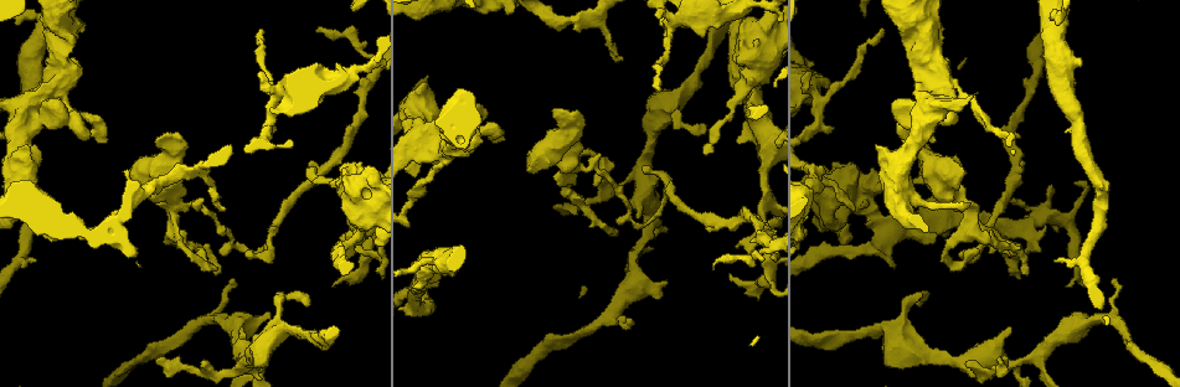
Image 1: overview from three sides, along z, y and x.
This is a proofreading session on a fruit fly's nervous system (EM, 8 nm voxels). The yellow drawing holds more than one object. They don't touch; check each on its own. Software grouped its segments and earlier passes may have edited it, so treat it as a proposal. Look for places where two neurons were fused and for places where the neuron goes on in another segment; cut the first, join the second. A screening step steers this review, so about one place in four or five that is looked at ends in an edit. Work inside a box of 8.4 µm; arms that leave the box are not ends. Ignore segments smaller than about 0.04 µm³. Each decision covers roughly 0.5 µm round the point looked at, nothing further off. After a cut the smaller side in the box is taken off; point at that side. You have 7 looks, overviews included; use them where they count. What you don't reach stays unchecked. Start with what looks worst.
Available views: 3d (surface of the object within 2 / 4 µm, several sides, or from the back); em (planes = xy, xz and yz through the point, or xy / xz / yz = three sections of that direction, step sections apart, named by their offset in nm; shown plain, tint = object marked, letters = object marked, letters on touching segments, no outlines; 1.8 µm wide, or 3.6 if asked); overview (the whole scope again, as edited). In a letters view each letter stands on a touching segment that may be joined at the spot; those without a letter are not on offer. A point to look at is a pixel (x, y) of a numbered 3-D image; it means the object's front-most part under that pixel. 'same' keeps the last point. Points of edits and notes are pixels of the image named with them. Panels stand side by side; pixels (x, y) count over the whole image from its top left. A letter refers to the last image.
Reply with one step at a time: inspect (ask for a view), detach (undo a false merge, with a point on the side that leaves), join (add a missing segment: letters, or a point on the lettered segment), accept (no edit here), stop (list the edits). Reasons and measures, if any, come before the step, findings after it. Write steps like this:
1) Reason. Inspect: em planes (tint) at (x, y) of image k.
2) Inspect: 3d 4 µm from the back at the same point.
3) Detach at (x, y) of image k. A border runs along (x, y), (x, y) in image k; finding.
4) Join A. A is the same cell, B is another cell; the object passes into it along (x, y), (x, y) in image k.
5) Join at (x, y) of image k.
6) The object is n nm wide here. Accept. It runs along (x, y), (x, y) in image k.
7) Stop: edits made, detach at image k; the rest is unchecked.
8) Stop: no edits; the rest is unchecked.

Abrupt turn. Inspect: 3d 4 µm at (57, 48) of image 1.

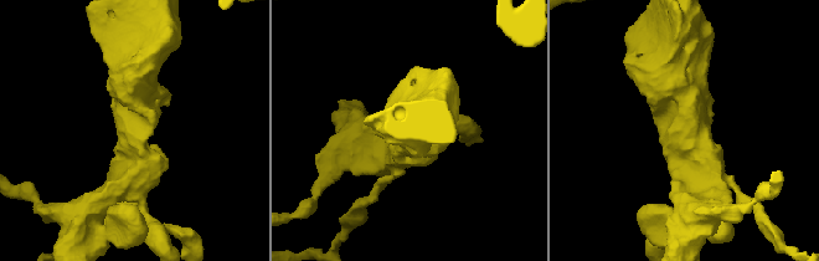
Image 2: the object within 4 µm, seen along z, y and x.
Inspect: em xy step 4 (letters) at (135, 128) of image 2.

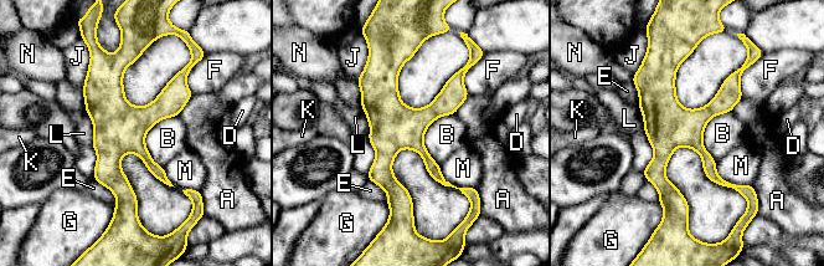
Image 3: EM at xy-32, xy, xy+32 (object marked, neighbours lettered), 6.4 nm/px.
Accept. A, B, D, E, F, G, J, K, L, M and N are other cells; it runs along (128, 56), (111, 73), (111, 175), (133, 205) in image 3; all the same neuron.

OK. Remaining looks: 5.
A fork. Inspect: em xy step 8 (tint) at (176, 202) of image 1.

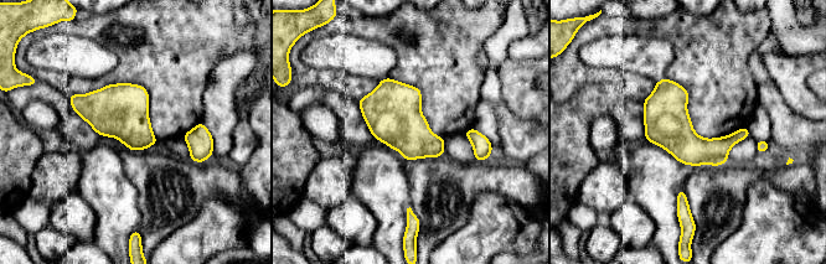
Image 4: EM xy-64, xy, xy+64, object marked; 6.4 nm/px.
Another direction. Inspect: em planes (letters) at the same point.

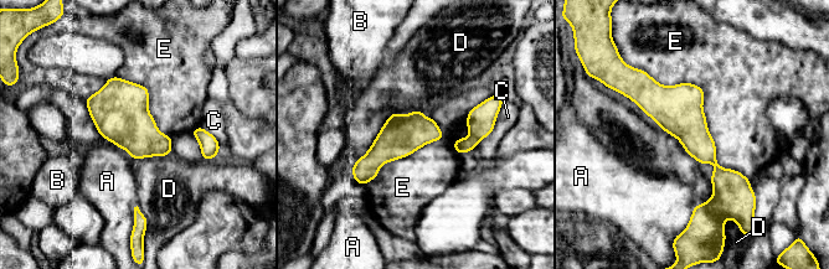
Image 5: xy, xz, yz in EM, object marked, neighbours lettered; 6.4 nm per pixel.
Detach at (467, 144) of image 5. A, B, C, D and E are other cells; a border runs along (470, 134), (478, 140) in image 5; a second neuron is stuck on.

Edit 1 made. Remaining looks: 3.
Free end. Inspect: 3d 4 µm at (270, 314) of image 1.

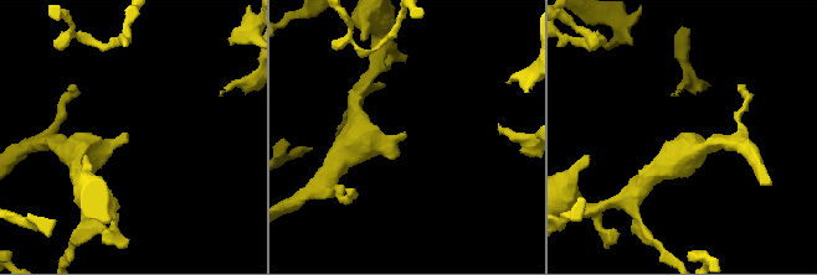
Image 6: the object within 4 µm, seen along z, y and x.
Now the EM. Inspect: em planes (letters) at (122, 134) of image 6.

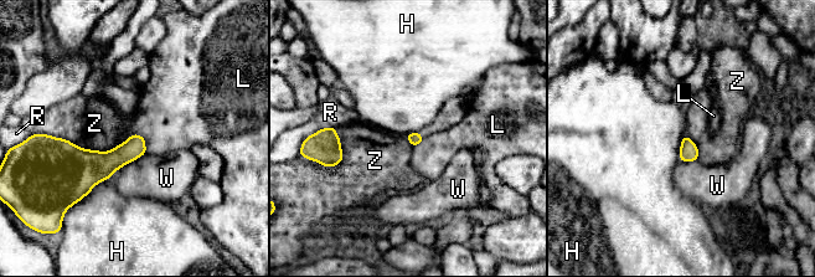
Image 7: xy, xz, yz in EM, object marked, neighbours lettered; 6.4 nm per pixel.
Accept. H, L, R, W and Z are other cells; a border runs along (66, 139), (83, 148), (103, 152) in image 7; no lettered segment goes on from it.

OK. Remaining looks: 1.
Stop: edits made, detach at image 5; the rest is unchecked.

